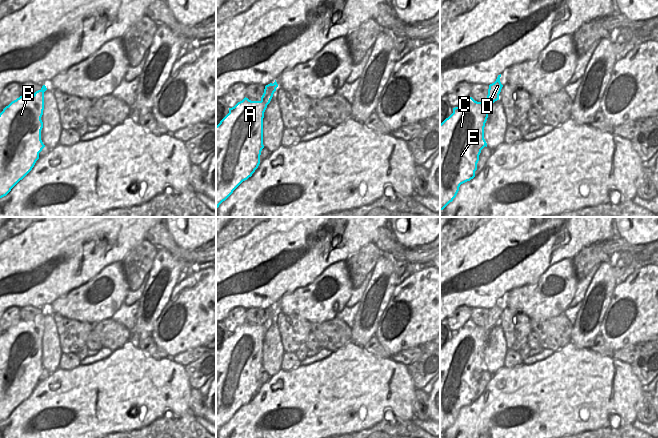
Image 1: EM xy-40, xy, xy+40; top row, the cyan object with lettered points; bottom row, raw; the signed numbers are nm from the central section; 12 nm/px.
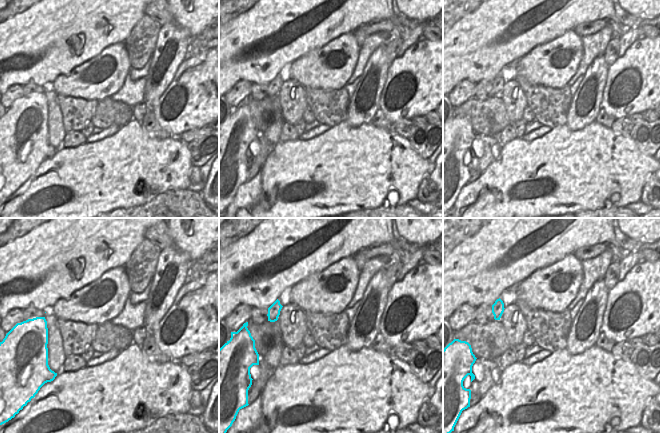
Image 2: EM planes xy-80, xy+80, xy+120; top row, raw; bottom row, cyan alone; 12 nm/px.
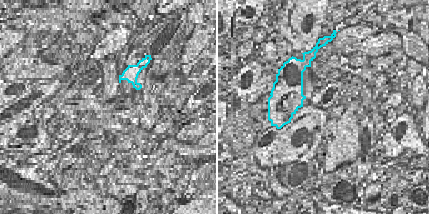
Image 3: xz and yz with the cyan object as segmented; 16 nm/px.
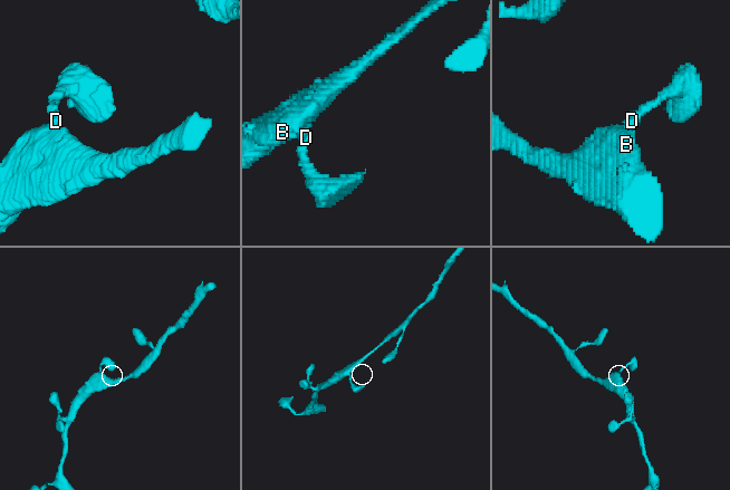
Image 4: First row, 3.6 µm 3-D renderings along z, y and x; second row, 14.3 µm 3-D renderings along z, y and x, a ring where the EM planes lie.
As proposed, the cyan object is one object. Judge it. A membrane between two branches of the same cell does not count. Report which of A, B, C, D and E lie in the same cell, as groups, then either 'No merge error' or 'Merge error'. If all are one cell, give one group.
Groups: A B C D E. No merge error

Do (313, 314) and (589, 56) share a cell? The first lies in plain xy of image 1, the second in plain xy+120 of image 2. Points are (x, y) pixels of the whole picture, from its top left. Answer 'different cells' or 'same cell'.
different cells

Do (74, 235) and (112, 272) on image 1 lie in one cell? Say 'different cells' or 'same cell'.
different cells

